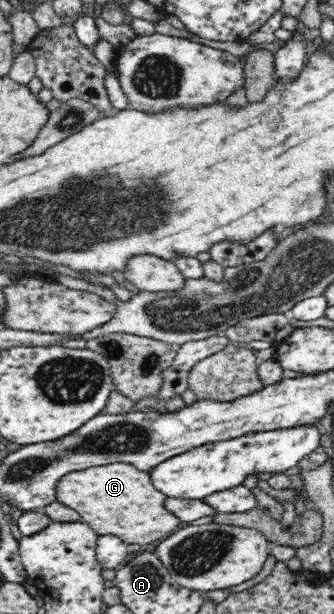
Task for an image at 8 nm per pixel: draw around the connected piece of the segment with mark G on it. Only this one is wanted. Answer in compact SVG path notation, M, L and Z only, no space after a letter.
M115 462L79 472L69 472L55 484L55 500L72 508L82 516L98 536L115 535L126 544L140 544L147 547L153 540L161 540L171 534L180 520L163 508L164 494L151 486L147 471L141 471L131 464Z

